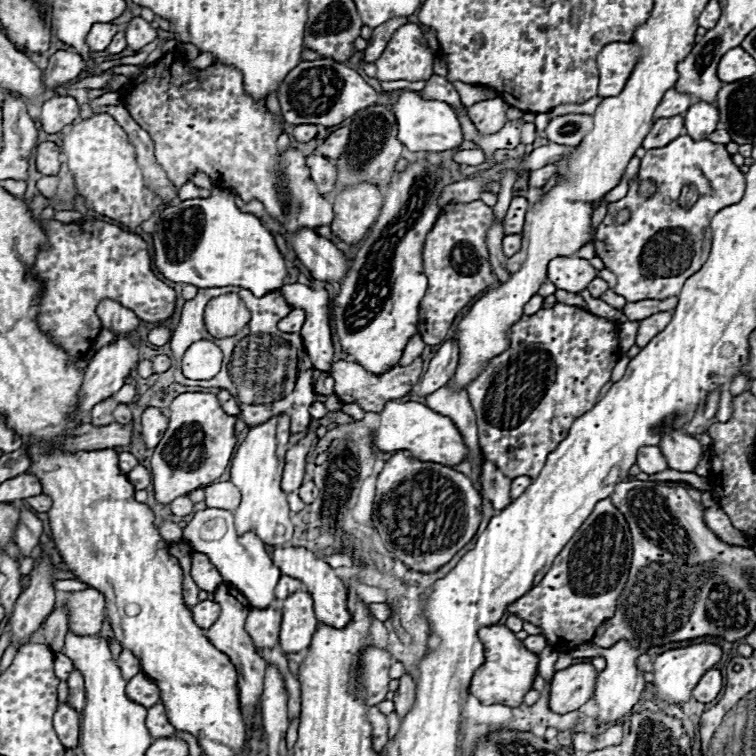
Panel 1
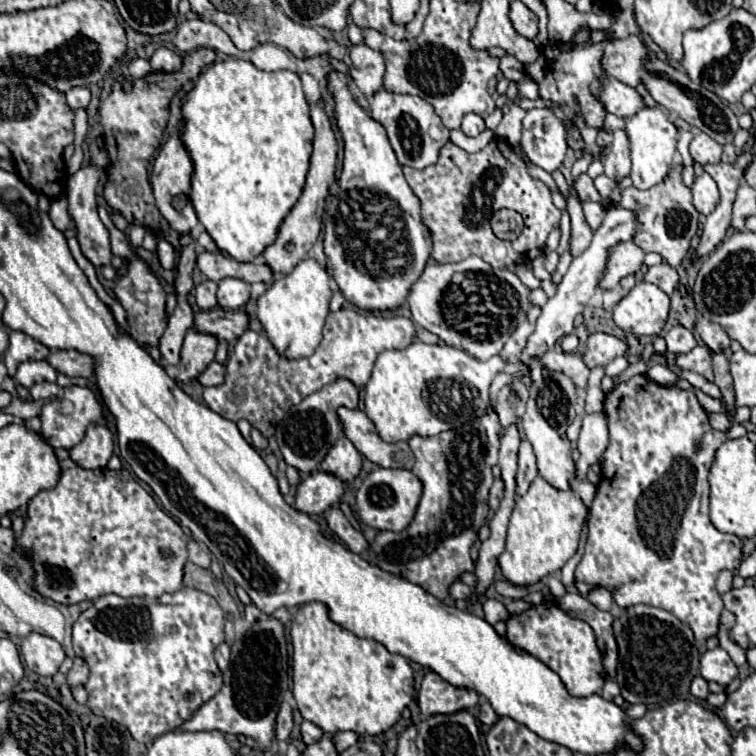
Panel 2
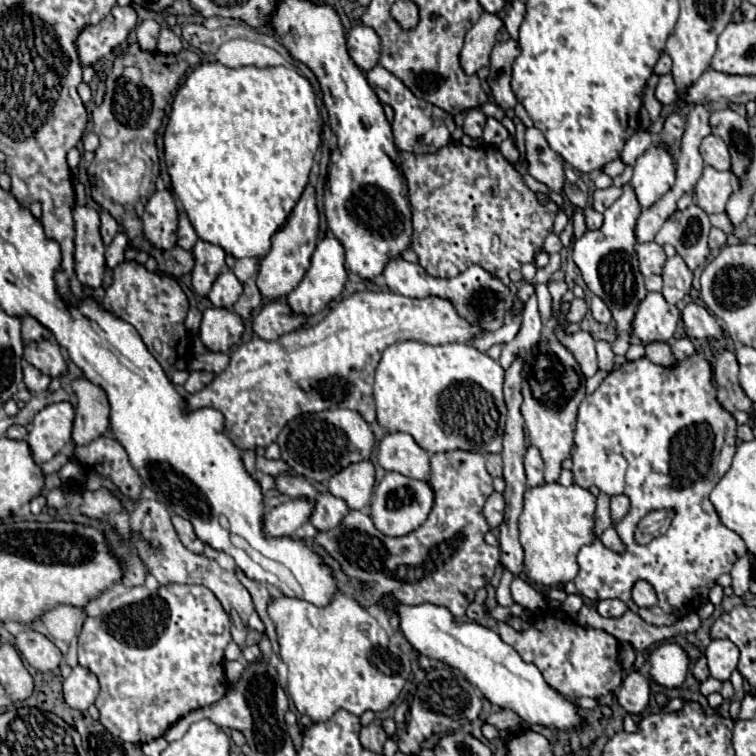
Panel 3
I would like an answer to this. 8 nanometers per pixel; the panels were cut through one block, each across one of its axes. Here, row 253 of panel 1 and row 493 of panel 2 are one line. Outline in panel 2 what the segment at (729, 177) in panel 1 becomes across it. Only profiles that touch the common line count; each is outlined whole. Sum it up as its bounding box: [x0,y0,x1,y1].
[576,374,742,642]

